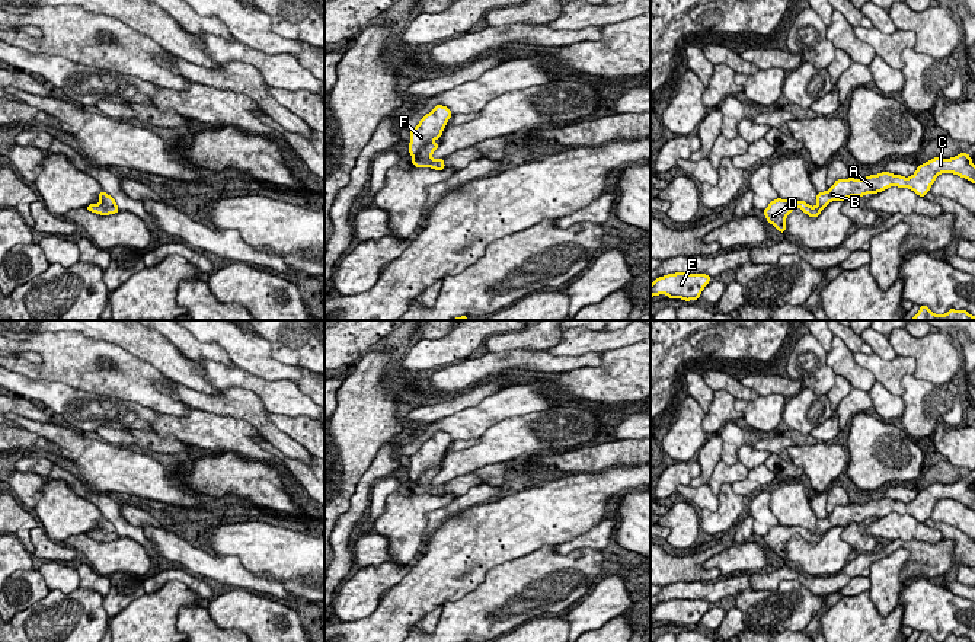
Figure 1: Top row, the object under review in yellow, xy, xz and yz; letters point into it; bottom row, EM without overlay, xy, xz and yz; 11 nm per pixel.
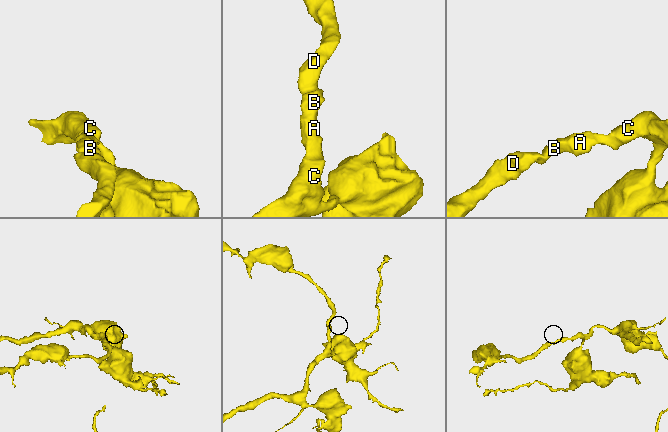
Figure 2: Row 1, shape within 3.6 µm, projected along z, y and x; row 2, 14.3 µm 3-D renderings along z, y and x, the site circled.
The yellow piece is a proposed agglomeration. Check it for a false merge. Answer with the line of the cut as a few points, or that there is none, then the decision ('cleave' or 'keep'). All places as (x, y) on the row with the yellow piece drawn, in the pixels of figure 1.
cut none; keep

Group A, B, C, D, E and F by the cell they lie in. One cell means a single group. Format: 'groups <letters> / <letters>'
groups A B C D E F

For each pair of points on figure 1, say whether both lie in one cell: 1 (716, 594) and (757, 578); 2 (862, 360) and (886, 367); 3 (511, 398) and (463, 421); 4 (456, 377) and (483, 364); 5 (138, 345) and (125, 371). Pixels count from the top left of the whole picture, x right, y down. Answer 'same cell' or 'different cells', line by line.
1: different cells
2: same cell
3: same cell
4: same cell
5: different cells

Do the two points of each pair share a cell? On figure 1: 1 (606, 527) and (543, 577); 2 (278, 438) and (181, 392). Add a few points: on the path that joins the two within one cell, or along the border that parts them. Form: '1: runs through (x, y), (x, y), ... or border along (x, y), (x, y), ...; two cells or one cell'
1: border along (555, 546), (563, 555), (584, 548), (600, 549); two cells
2: runs through (253, 415), (239, 402), (205, 401); one cell

